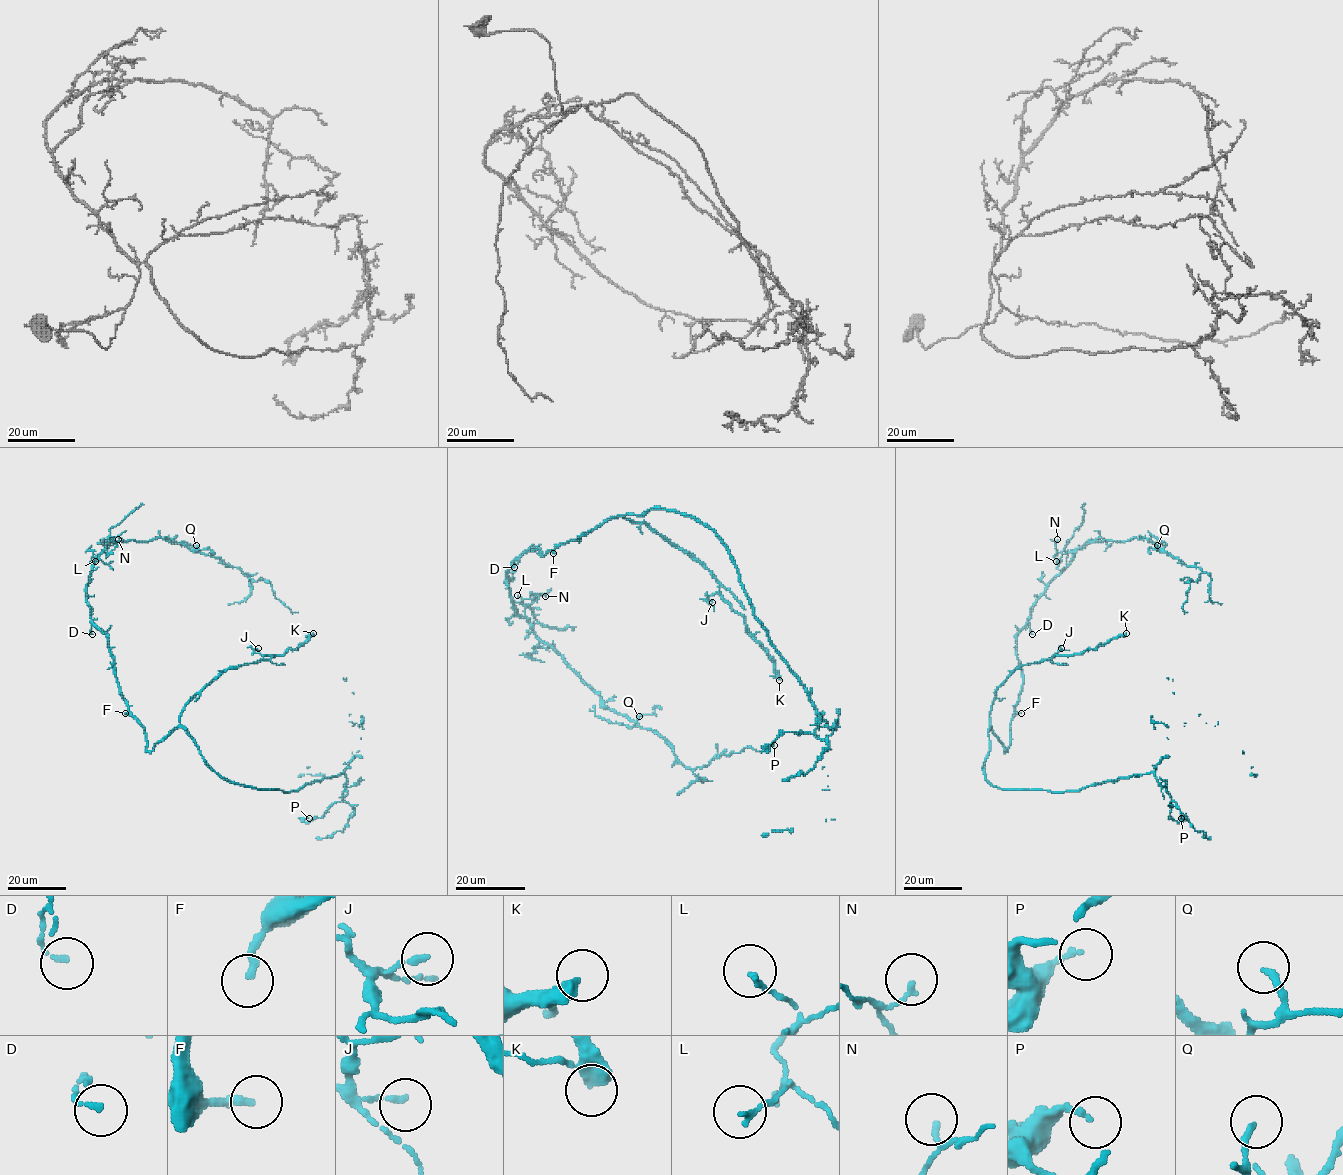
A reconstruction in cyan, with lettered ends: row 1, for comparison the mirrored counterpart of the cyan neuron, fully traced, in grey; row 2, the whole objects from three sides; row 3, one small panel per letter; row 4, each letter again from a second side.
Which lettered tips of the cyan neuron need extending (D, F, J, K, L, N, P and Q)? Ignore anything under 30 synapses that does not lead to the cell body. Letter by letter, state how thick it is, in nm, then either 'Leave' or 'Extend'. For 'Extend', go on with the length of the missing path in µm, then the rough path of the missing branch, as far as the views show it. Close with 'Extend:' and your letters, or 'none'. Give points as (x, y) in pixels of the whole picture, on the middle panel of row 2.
D: Thickness 130 nm. Leave
F: Thickness 220 nm. Leave
J: Thickness 150 nm. Leave
K: Thickness 320 nm. Extend. Missing length about 70 µm. Course of what is missing: (779, 680), (787, 714), (821, 745), (839, 751), (842, 760), (825, 766), (805, 758), (776, 761), (776, 753)
L: Thickness 140 nm. Leave
N: Thickness 120 nm. Leave
P: Thickness 150 nm. Leave
Q: Thickness 180 nm. Leave
Extend: K

